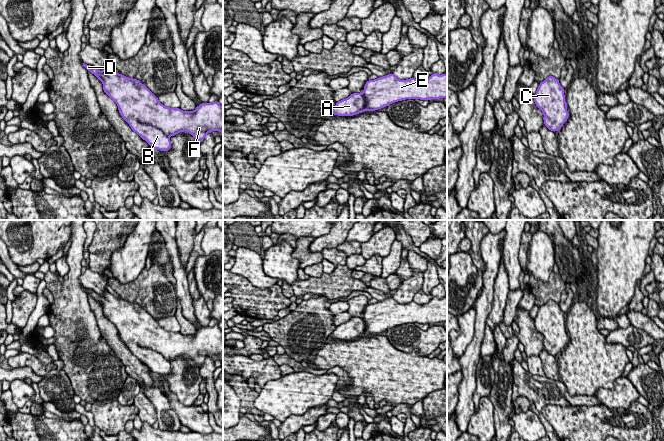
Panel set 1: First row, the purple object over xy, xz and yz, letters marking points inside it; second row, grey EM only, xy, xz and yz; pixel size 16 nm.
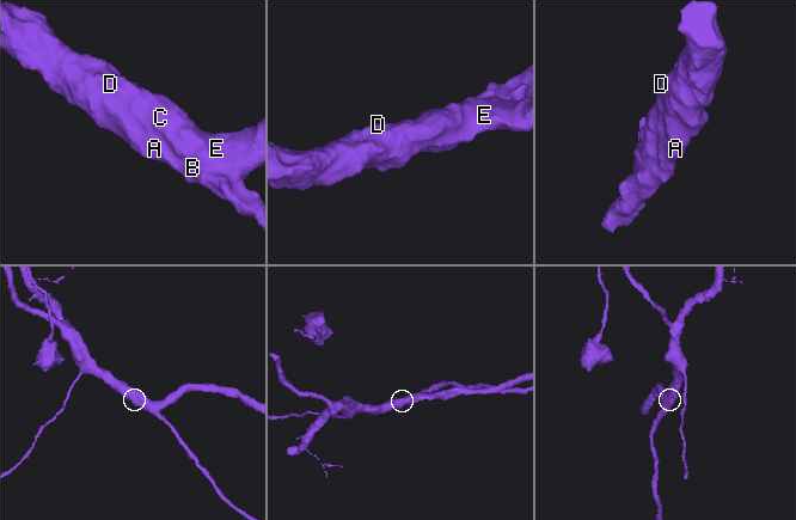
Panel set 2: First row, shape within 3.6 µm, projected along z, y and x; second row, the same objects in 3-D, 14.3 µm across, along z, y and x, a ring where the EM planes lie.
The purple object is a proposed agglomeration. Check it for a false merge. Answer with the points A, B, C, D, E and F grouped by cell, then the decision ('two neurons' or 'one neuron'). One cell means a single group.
groups A B C D E F; one neuron

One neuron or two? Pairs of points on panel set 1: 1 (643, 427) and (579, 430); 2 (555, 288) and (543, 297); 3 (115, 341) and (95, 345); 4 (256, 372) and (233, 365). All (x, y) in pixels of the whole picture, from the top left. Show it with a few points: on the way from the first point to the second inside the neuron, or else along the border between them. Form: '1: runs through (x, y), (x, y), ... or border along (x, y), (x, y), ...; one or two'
1: runs through (627, 429), (595, 429); one
2: runs through (552, 289), (546, 294); one
3: border along (96, 322), (101, 336), (121, 362); two
4: runs through (250, 368), (239, 365); one

